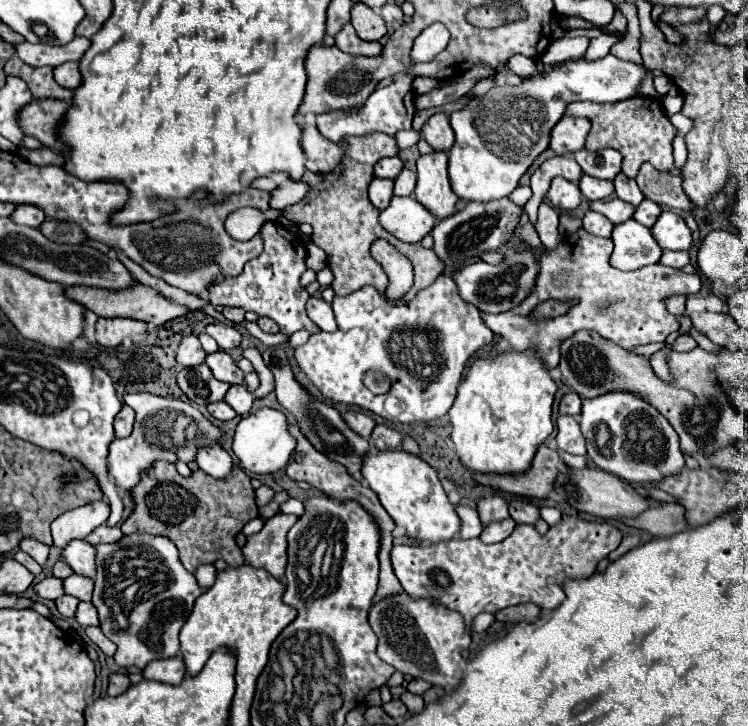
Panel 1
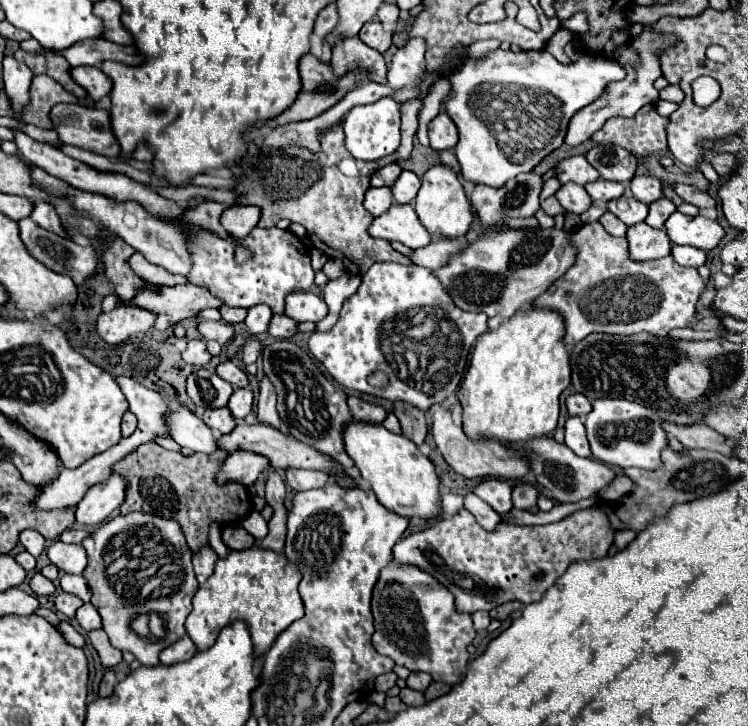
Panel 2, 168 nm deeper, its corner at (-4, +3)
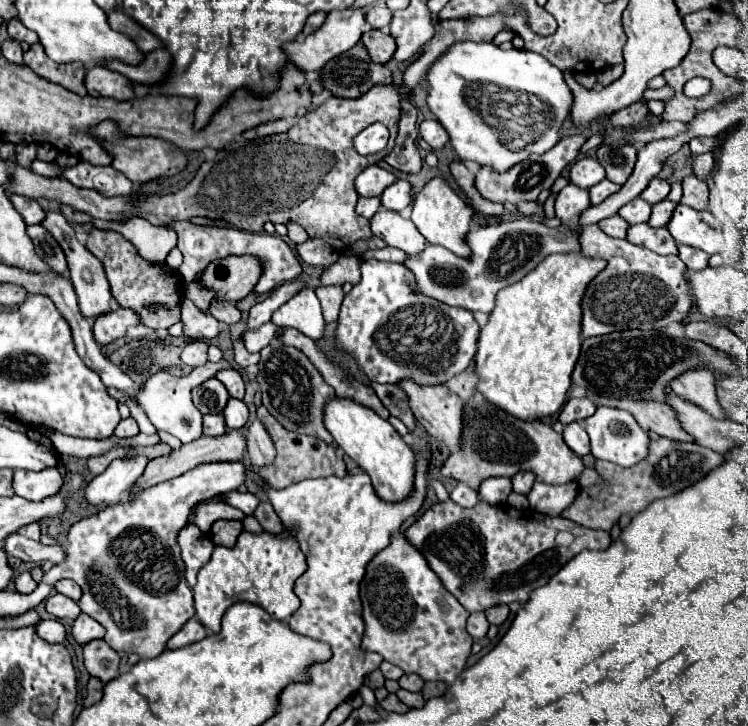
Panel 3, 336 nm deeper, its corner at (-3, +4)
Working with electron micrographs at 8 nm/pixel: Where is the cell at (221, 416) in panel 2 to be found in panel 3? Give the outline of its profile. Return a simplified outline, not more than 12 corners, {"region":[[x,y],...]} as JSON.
{"region":[[222,414],[204,416],[204,436],[226,432]]}

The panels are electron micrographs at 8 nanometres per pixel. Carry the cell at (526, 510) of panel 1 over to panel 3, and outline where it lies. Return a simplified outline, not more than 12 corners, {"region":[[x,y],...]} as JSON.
{"region":[[530,470],[512,478],[512,490],[526,494],[536,480]]}

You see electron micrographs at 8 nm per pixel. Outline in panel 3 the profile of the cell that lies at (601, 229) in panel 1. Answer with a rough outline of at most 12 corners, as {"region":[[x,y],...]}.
{"region":[[618,214],[598,226],[612,238],[626,238],[628,222]]}

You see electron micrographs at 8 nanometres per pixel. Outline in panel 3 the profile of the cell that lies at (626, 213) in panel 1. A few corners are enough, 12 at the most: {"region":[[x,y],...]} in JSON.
{"region":[[634,198],[618,212],[628,224],[648,222],[652,206]]}

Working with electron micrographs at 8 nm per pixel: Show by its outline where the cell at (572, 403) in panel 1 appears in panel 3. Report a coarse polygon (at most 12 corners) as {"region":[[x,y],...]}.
{"region":[[570,398],[560,422],[572,424],[596,412],[590,398]]}

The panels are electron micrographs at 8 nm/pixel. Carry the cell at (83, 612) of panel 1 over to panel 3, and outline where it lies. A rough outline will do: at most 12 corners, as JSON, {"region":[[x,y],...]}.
{"region":[[88,614],[72,624],[72,638],[84,646],[104,638],[104,628]]}

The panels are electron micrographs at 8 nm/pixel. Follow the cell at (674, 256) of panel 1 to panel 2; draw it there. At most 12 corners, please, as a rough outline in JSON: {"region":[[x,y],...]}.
{"region":[[673,245],[671,257],[679,265],[699,267],[705,251],[697,247]]}

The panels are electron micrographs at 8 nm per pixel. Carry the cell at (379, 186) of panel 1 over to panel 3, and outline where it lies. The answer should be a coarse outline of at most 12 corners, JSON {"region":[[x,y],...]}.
{"region":[[360,198],[356,214],[370,220],[380,208],[380,198]]}

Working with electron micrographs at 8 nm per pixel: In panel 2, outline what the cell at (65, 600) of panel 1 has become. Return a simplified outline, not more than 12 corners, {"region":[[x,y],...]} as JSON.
{"region":[[69,593],[55,597],[55,607],[65,617],[75,617],[83,605],[79,597]]}

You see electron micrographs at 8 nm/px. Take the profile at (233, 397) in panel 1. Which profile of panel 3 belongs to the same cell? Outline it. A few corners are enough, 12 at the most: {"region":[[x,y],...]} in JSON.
{"region":[[230,398],[224,408],[226,428],[238,430],[248,422],[248,406]]}

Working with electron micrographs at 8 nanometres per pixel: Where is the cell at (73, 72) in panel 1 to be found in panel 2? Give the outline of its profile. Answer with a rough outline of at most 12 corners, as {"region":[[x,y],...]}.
{"region":[[73,67],[73,79],[93,101],[109,95],[111,79],[99,67]]}

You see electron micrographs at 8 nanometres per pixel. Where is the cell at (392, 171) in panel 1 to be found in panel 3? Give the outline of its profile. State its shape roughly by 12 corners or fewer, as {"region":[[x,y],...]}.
{"region":[[378,166],[356,176],[360,196],[380,196],[396,178]]}

